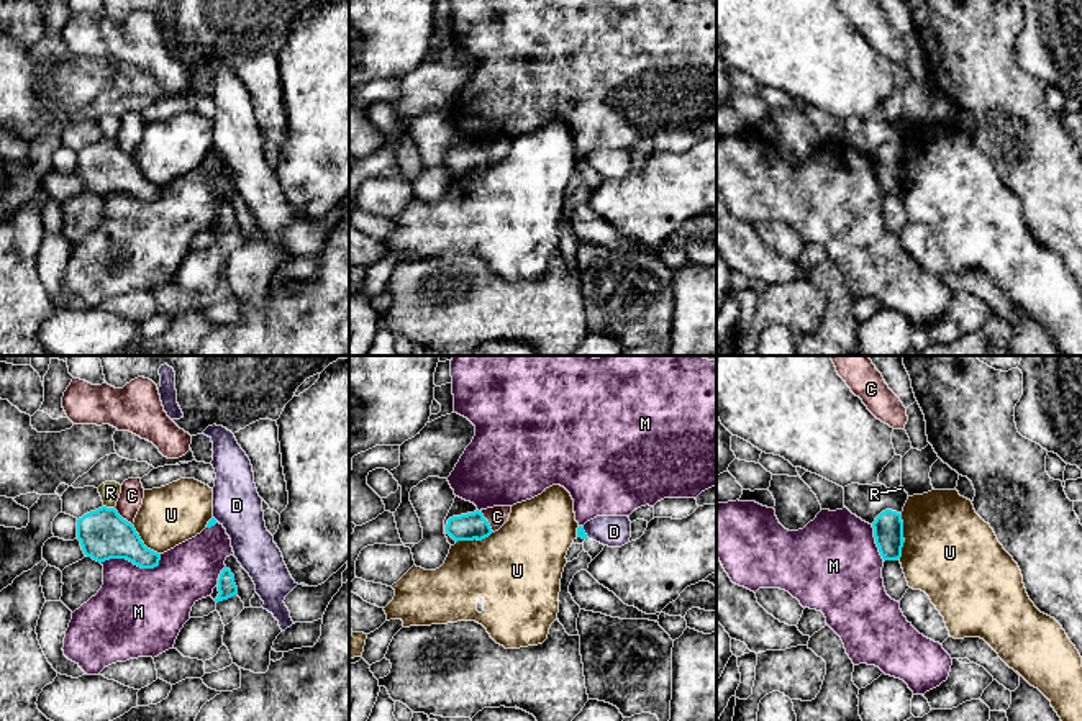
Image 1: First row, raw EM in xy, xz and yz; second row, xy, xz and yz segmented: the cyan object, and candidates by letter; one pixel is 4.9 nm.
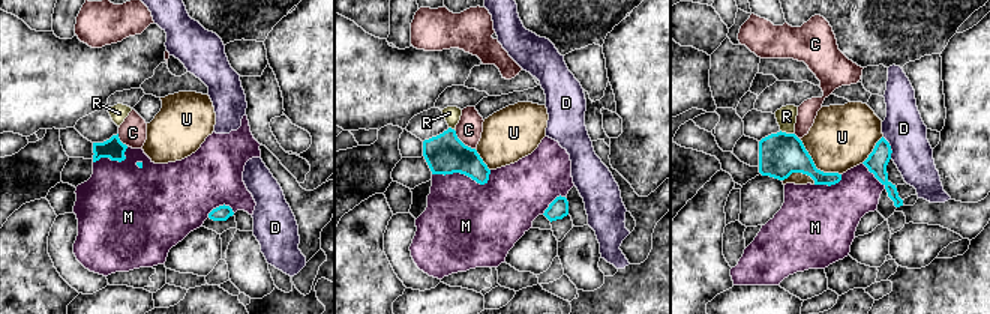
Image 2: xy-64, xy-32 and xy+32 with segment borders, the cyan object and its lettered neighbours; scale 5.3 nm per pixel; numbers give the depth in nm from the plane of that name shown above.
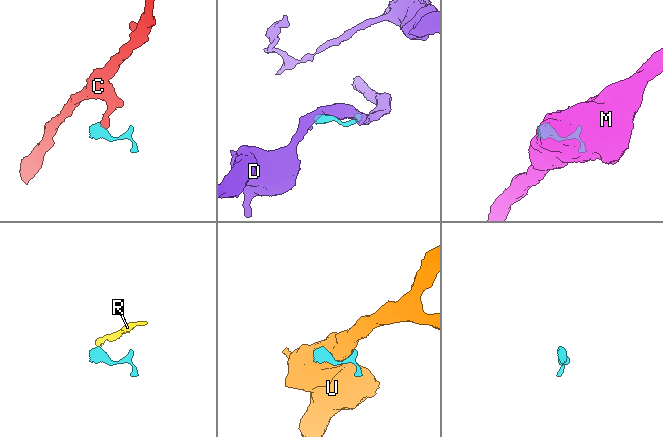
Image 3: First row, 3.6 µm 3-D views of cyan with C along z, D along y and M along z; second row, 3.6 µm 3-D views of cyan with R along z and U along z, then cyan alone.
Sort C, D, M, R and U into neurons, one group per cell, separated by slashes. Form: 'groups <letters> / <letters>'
groups C / D / M / R / U

